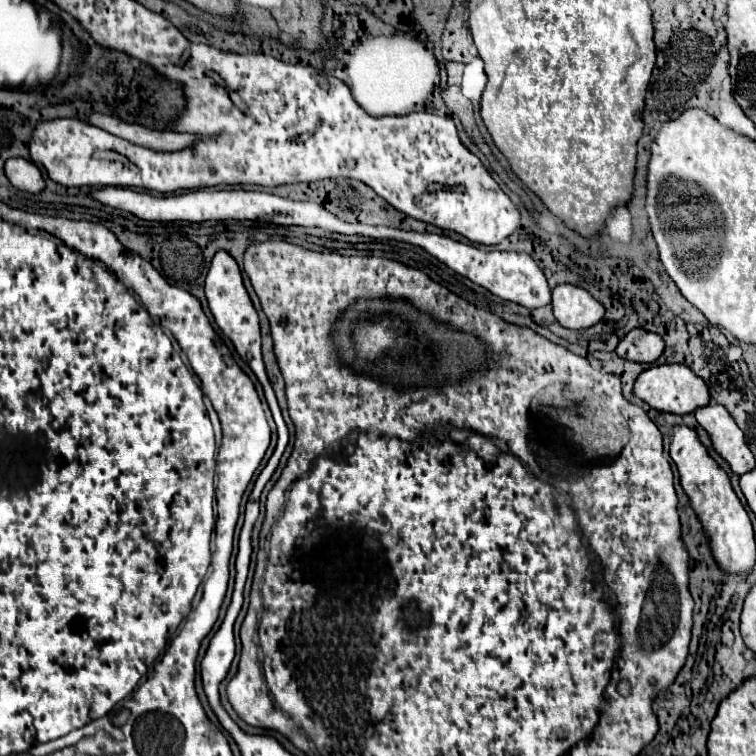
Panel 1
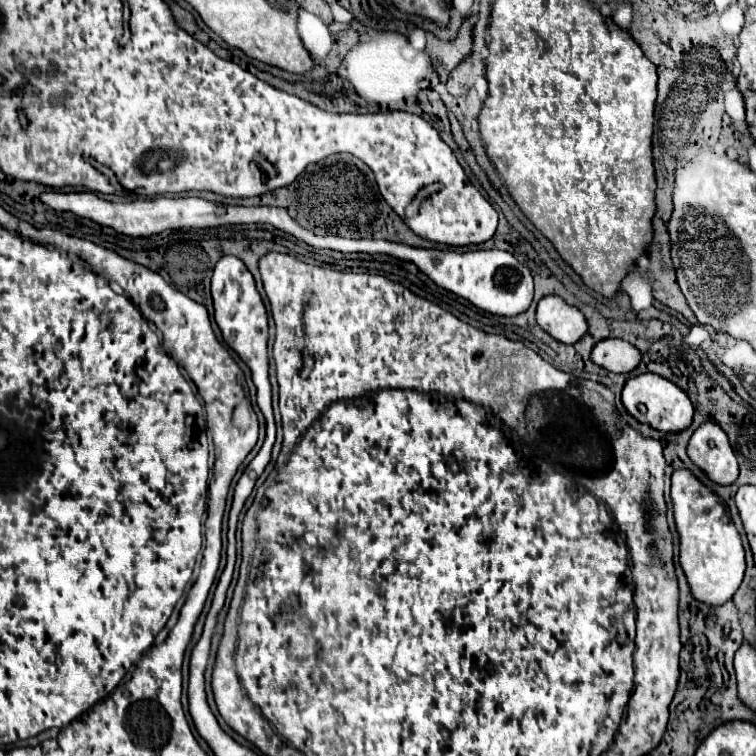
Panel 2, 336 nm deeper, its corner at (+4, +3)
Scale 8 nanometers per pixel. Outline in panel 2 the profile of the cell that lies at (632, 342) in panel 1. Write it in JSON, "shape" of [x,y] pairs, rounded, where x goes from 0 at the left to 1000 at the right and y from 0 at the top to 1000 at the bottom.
{"shape":[[[806,447],[806,450],[795,450],[787,455],[782,466],[782,476],[803,487],[806,492],[827,495],[827,492],[835,492],[848,479],[848,466],[827,450]]]}

